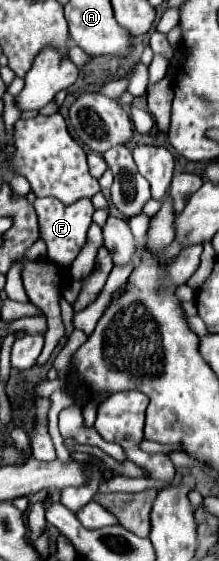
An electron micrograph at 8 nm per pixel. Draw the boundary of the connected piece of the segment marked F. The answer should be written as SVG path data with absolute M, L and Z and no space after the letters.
M44 197L34 201L34 209L38 215L38 225L40 225L40 239L48 247L48 257L50 261L70 267L80 249L86 243L86 231L92 225L92 215L94 215L94 205L90 199L80 199L72 205L64 205L62 201L54 197Z

